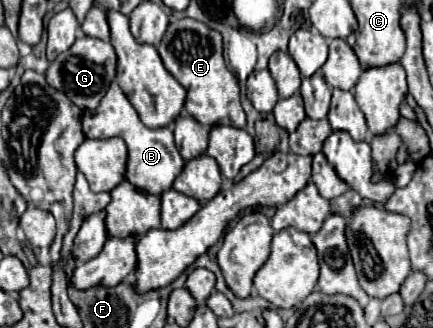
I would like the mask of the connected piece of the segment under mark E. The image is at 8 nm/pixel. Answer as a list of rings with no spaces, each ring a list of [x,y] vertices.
[[[192,18],[174,20],[158,46],[158,54],[166,70],[186,88],[188,98],[184,108],[192,118],[210,126],[216,122],[216,116],[228,116],[234,128],[246,128],[246,114],[240,106],[240,86],[236,76],[226,68],[220,32]]]

